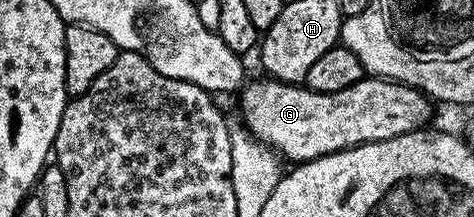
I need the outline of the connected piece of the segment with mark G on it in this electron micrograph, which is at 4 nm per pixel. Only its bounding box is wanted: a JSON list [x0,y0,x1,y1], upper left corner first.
[238,75,432,163]

